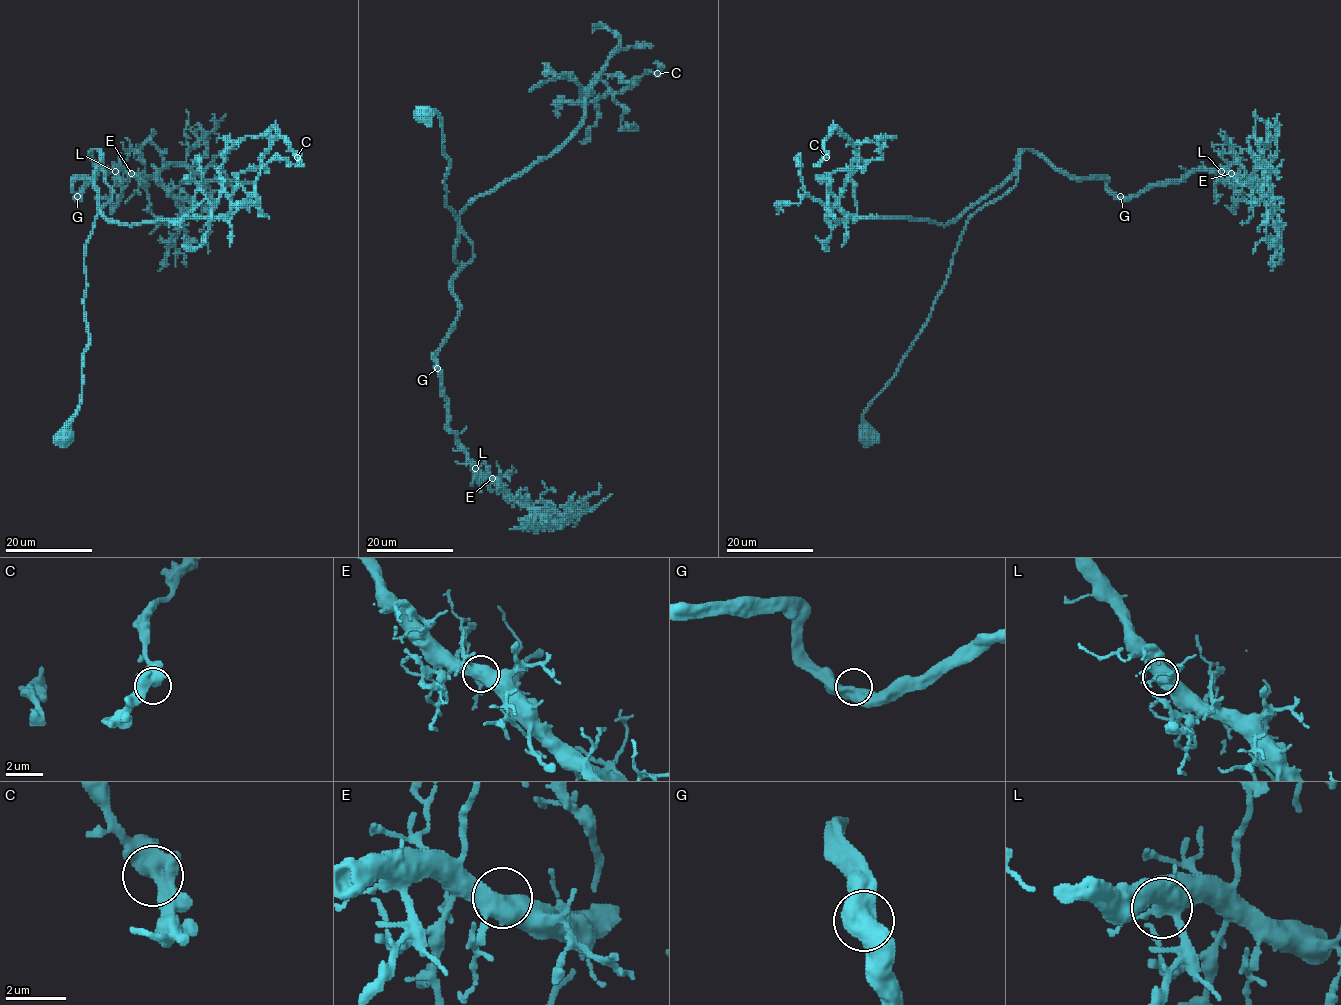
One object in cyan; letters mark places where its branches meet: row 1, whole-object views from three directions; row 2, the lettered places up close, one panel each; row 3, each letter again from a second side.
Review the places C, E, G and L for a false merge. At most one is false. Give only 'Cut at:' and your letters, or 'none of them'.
Cut at: none of them

